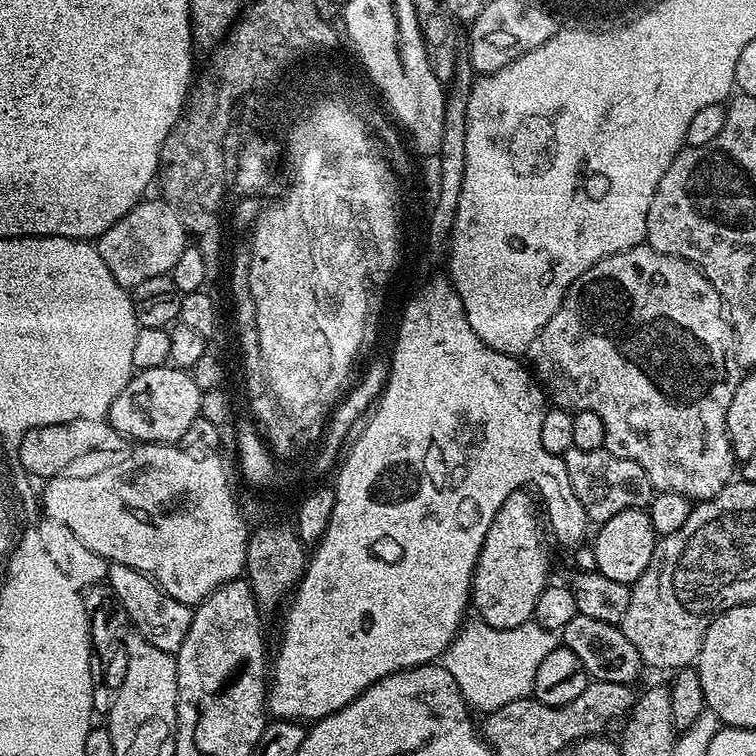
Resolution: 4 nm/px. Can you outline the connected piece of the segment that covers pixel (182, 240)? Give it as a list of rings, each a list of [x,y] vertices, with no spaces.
[[[162,198],[143,199],[112,224],[96,242],[103,261],[120,285],[129,290],[154,277],[171,273],[182,250],[188,247],[188,235],[176,211]]]

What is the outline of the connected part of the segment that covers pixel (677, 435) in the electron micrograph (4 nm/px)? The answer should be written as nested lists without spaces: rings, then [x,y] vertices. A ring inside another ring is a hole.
[[[642,243],[636,248],[602,258],[597,264],[590,266],[586,274],[582,274],[573,282],[560,304],[560,309],[550,318],[550,322],[546,322],[546,326],[542,326],[534,342],[530,342],[526,360],[529,360],[527,363],[534,369],[537,381],[555,407],[576,412],[594,410],[594,414],[602,418],[602,426],[606,426],[604,447],[610,454],[618,454],[618,458],[630,458],[638,462],[638,466],[646,470],[657,493],[673,492],[684,495],[691,502],[709,500],[719,494],[726,485],[733,483],[734,473],[738,468],[738,461],[732,452],[726,430],[726,410],[730,410],[730,398],[734,398],[734,390],[742,378],[742,365],[736,354],[736,331],[732,329],[732,323],[728,321],[725,312],[718,290],[714,290],[711,282],[690,261],[677,256],[658,254],[658,250]]]

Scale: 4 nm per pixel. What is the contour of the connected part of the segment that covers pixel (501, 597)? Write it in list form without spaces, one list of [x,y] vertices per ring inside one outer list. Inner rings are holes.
[[[521,490],[502,502],[498,514],[494,514],[494,522],[490,522],[490,530],[486,530],[472,575],[471,607],[474,612],[476,608],[475,615],[479,619],[498,630],[514,630],[514,626],[529,623],[534,606],[538,606],[538,594],[550,583],[545,529],[541,517],[540,520],[536,517],[537,501],[534,496],[532,501],[531,495],[531,491]]]

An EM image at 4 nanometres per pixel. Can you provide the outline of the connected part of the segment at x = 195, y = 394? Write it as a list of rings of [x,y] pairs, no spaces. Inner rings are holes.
[[[175,366],[151,368],[145,372],[137,371],[132,380],[126,382],[122,394],[118,394],[118,398],[114,398],[106,420],[107,423],[112,423],[114,431],[129,436],[134,440],[132,442],[176,444],[182,438],[182,434],[186,434],[190,422],[194,422],[200,416],[200,395],[200,387],[194,382],[191,371]]]

